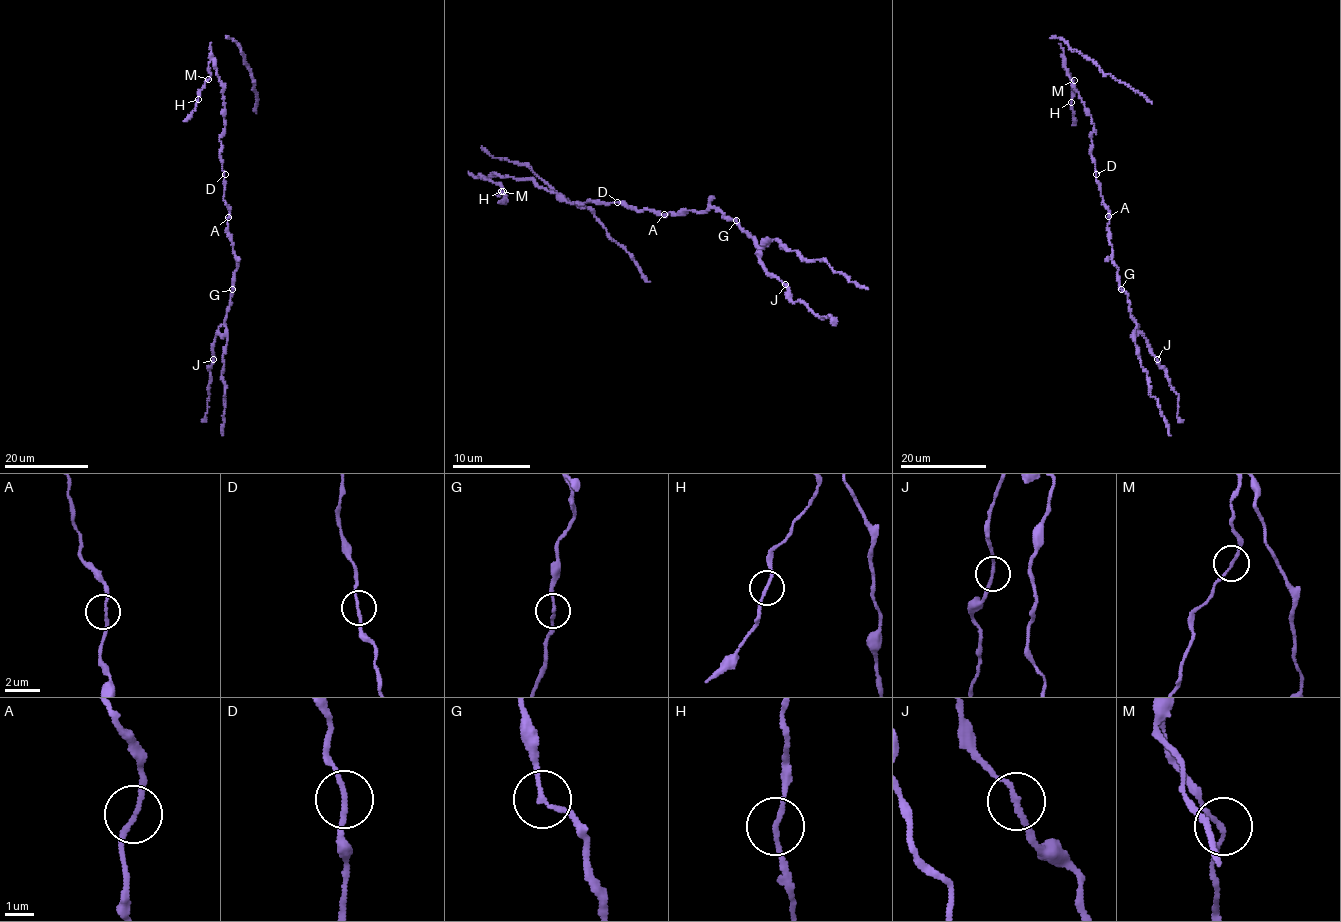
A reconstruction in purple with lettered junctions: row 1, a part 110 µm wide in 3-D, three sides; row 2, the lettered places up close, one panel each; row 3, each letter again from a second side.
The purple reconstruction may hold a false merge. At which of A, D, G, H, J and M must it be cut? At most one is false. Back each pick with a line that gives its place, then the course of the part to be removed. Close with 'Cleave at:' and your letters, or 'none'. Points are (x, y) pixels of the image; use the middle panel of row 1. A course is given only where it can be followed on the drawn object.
Cleave at: none

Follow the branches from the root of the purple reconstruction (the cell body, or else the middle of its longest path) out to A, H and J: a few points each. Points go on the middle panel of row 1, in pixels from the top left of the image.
A: (616, 202), (622, 201), (639, 210), (652, 209), (664, 214)
H: (616, 202), (589, 200), (577, 207), (530, 179), (483, 177), (500, 184), (498, 195), (501, 191)
J: (616, 202), (665, 215), (717, 207), (724, 218), (735, 219), (743, 232), (754, 236), (763, 267), (786, 284)

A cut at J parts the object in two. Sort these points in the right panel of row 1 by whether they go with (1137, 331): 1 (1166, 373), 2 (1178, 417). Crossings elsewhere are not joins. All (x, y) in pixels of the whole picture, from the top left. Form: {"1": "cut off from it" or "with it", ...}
{"1": "cut off from it", "2": "cut off from it"}

